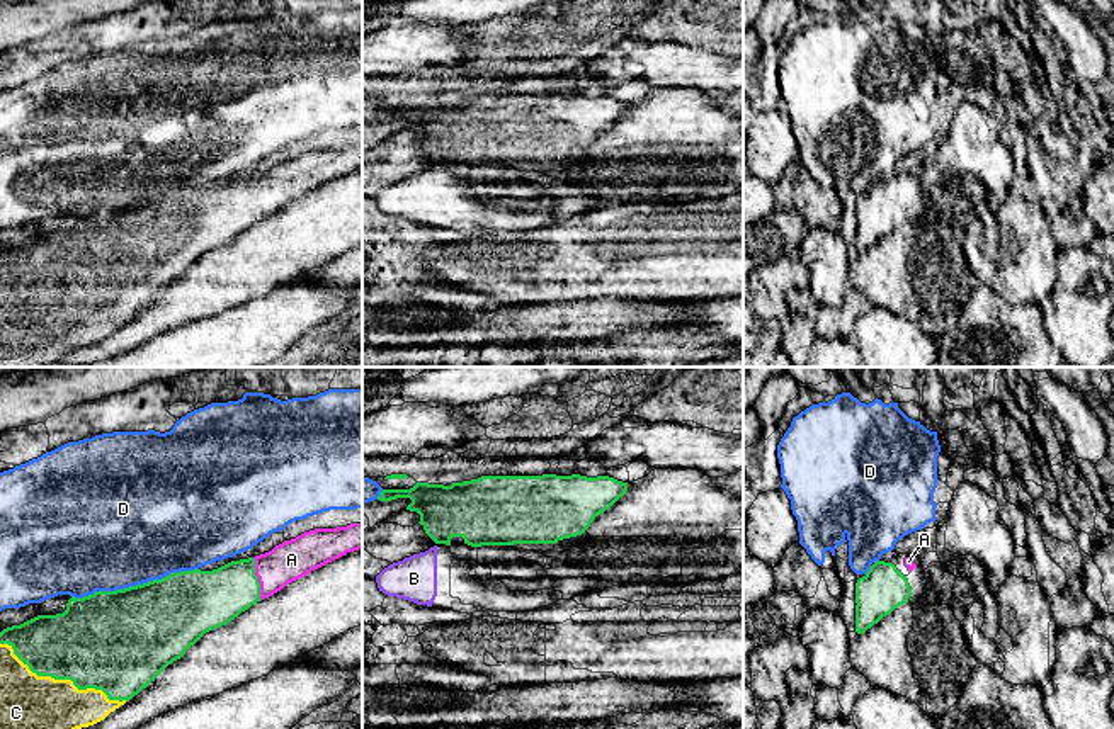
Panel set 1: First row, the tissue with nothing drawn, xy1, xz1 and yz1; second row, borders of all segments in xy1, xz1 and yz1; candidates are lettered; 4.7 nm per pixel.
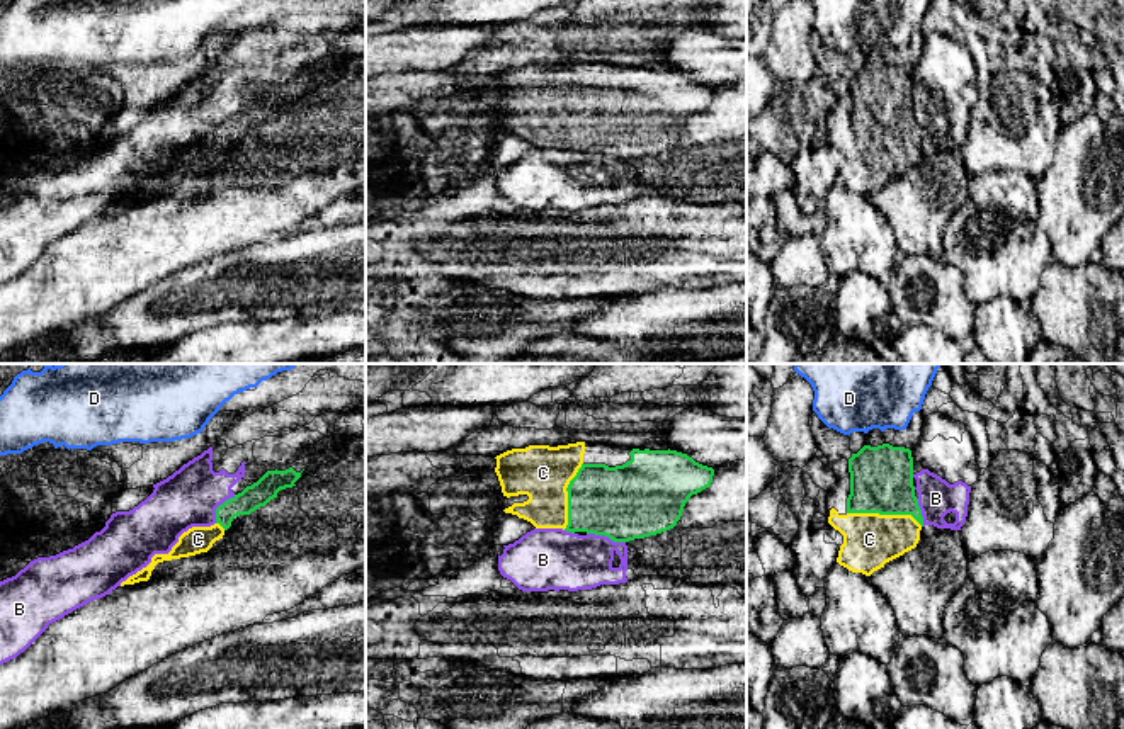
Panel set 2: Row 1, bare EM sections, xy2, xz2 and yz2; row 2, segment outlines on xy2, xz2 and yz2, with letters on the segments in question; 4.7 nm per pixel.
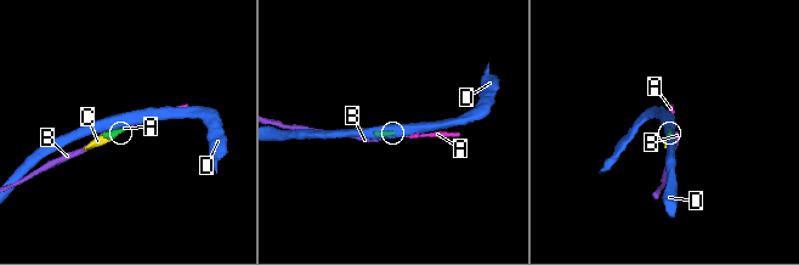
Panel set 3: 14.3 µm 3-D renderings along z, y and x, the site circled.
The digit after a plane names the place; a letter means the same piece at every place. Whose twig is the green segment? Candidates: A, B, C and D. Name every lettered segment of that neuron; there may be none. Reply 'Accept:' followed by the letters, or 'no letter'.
Accept: A, C

